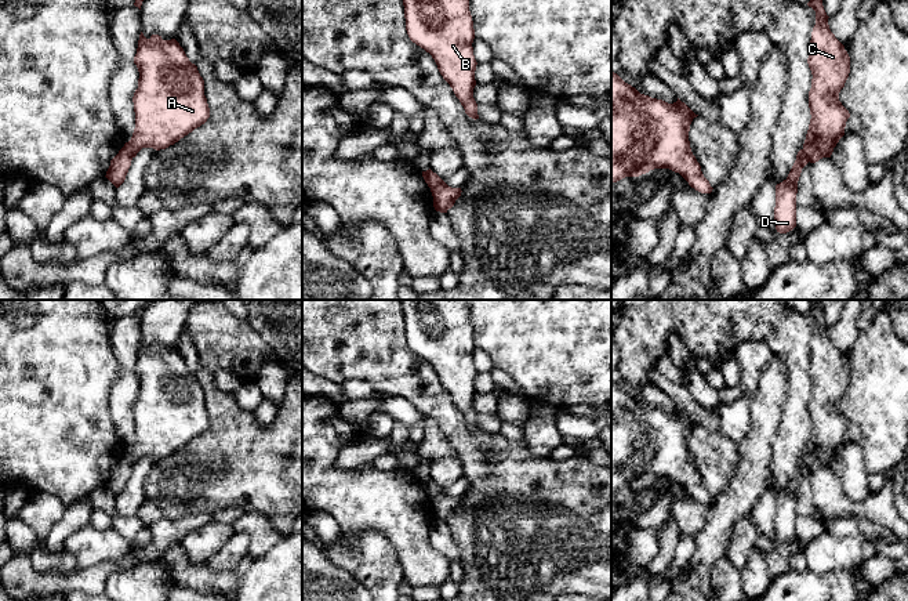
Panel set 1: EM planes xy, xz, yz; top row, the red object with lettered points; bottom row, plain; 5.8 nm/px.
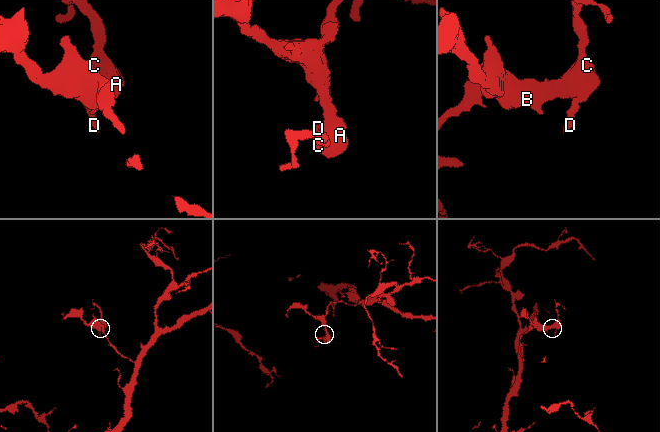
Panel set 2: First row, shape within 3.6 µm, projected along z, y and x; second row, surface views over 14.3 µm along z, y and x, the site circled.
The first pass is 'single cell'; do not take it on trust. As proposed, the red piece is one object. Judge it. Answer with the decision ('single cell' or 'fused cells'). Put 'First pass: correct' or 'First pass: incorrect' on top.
First pass: incorrect
fused cells

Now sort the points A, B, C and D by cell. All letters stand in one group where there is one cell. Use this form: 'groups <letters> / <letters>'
groups A B C / D

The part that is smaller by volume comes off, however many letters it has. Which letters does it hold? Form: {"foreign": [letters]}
{"foreign": ["D"]}

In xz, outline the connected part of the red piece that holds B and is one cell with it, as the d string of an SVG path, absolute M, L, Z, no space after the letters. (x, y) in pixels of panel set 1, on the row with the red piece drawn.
M403 0L403 6L410 40L432 55L440 75L453 88L465 113L475 120L479 119L477 104L473 98L477 62L472 47L475 29L469 0Z

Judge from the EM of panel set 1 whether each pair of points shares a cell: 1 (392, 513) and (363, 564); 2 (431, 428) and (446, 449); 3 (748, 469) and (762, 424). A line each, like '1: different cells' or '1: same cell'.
1: different cells
2: same cell
3: same cell

